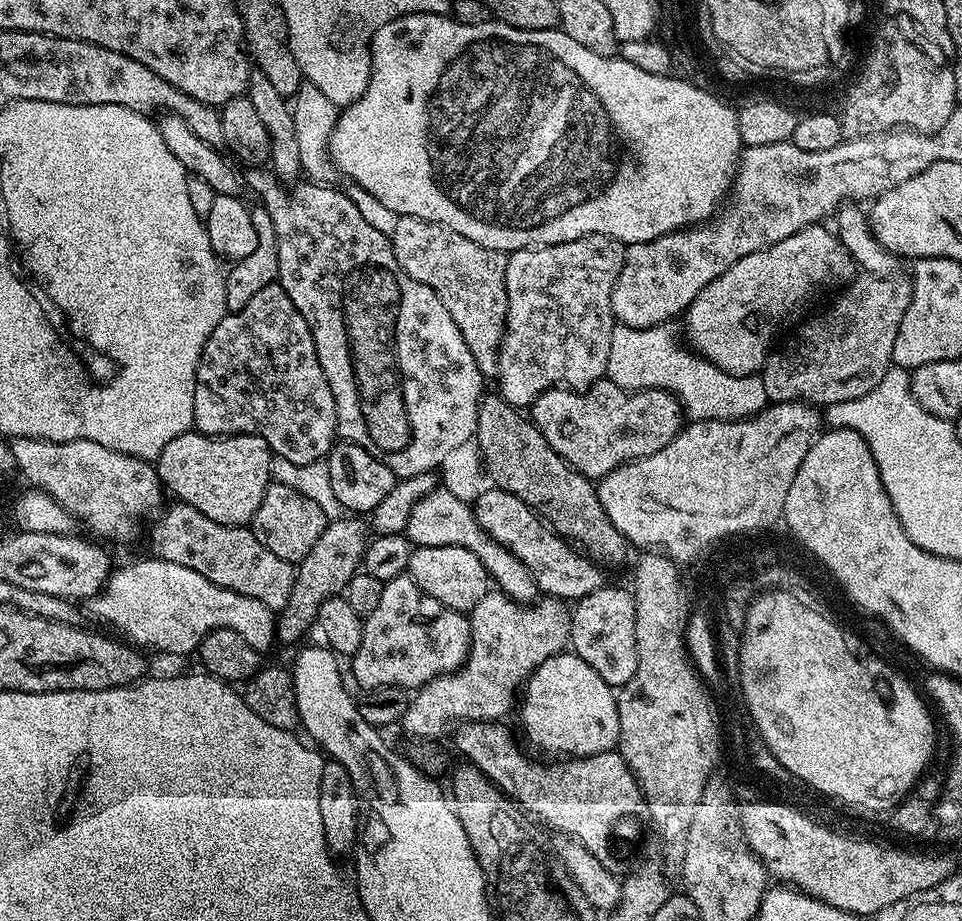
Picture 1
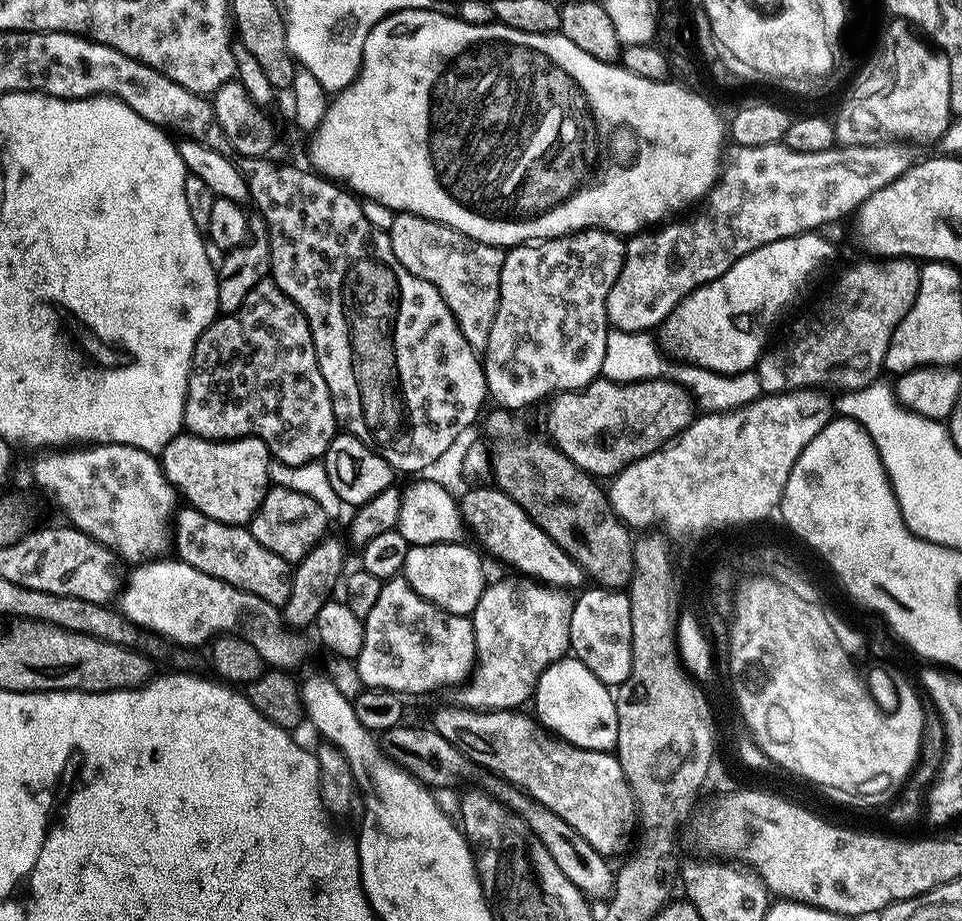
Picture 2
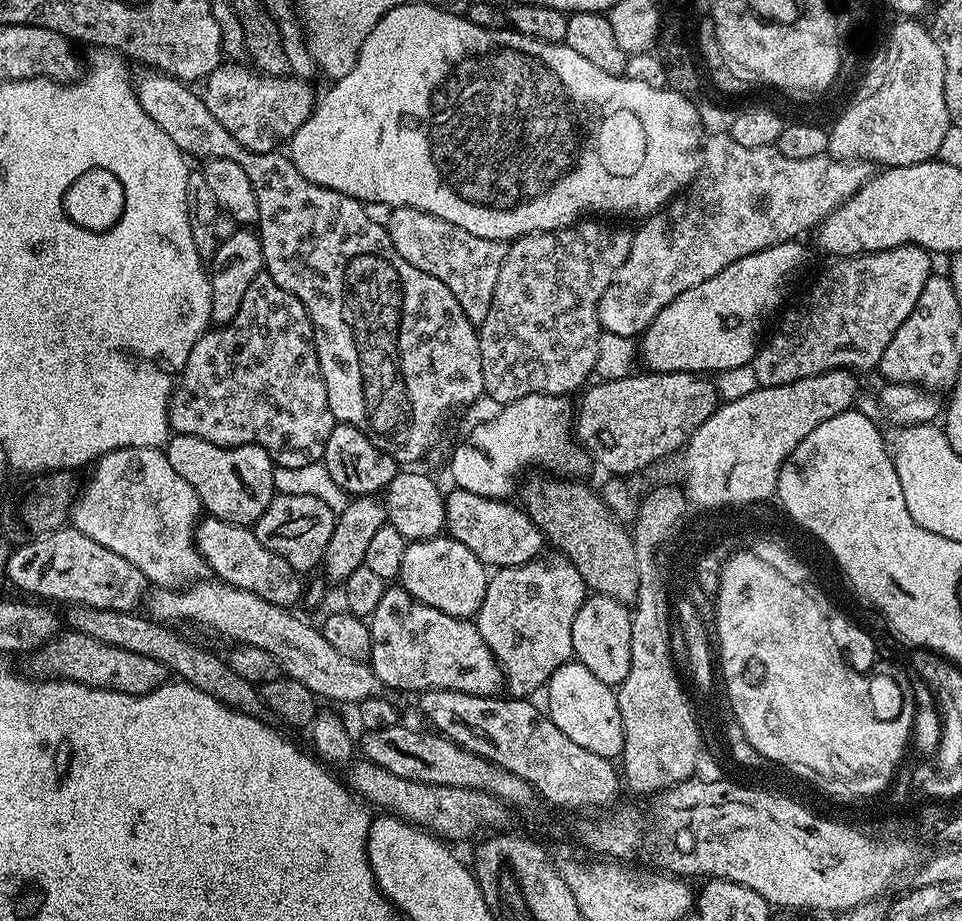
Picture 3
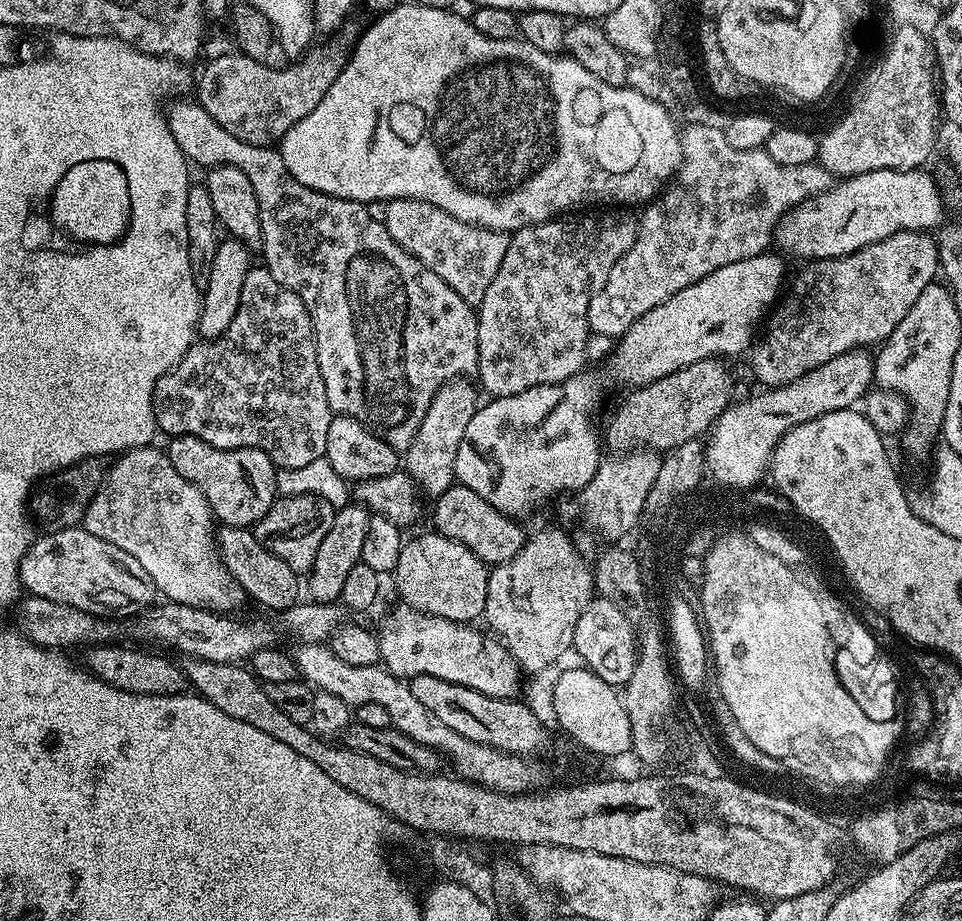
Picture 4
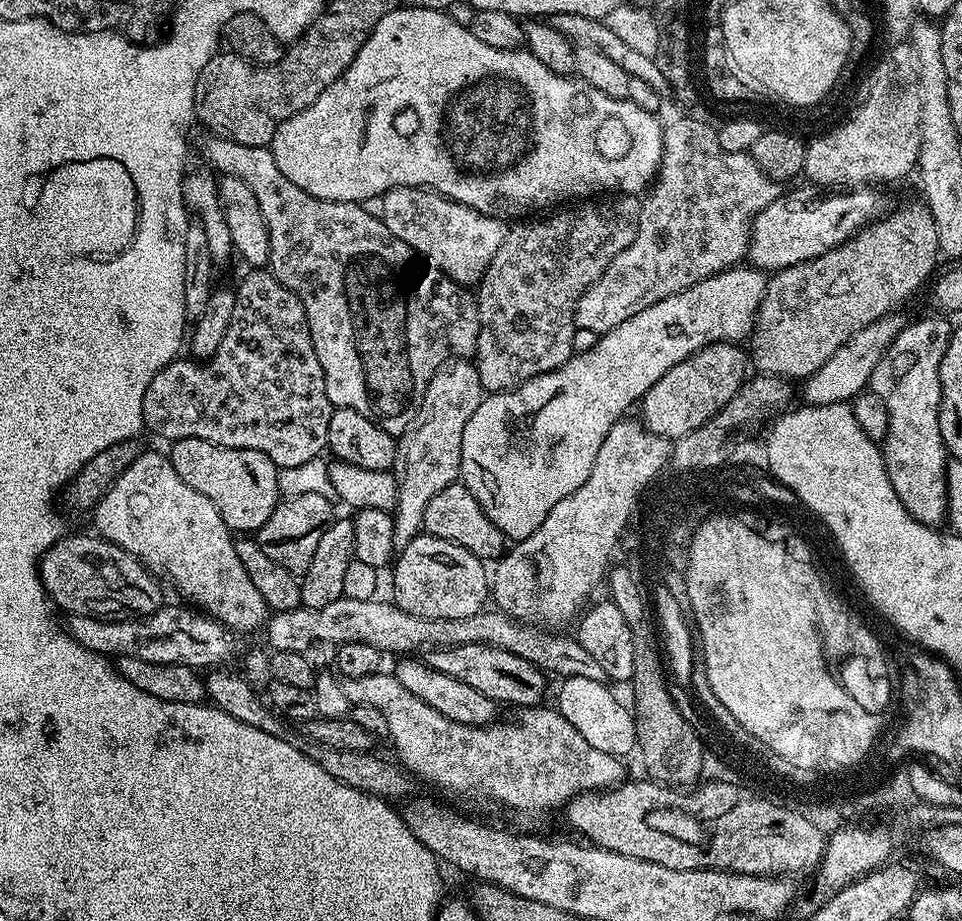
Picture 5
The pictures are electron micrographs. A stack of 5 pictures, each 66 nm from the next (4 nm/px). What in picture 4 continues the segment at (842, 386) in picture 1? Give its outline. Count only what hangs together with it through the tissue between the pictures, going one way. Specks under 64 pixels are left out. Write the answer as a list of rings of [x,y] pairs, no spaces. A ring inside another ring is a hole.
[[[899,232],[849,256],[805,263],[793,280],[791,277],[782,299],[771,309],[766,327],[751,349],[750,367],[755,379],[760,379],[764,383],[761,385],[768,388],[783,388],[802,378],[802,374],[818,370],[818,366],[830,362],[830,358],[838,354],[864,350],[872,346],[868,344],[876,346],[887,340],[898,322],[906,318],[910,306],[918,302],[918,294],[933,284],[940,272],[940,250],[937,241],[930,237],[928,232]]]

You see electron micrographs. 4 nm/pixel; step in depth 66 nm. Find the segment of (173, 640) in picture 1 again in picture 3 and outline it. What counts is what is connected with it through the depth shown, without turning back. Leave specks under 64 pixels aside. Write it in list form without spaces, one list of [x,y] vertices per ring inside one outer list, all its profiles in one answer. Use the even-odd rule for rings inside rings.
[[[204,578],[199,582],[179,588],[157,587],[153,592],[155,592],[153,596],[151,593],[146,600],[149,608],[147,611],[150,613],[151,619],[161,622],[189,620],[192,624],[201,624],[202,627],[209,628],[212,632],[221,632],[222,635],[229,636],[232,642],[258,646],[280,663],[283,675],[290,677],[291,680],[302,682],[302,686],[306,686],[317,698],[324,699],[325,696],[328,700],[337,700],[340,704],[355,706],[361,700],[381,695],[382,685],[380,679],[374,674],[371,663],[346,658],[346,654],[338,654],[338,650],[334,650],[334,646],[330,646],[330,642],[326,642],[324,633],[319,627],[311,628],[306,621],[299,620],[295,616],[295,611],[274,606],[270,602],[266,602],[266,598],[258,598],[258,594],[250,594],[250,590],[235,588],[215,578]]]

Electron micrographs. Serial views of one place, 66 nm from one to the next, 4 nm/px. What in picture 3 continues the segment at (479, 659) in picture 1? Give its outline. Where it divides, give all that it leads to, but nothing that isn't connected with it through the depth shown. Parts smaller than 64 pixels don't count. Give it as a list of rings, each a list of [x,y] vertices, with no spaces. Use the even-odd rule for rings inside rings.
[[[552,554],[549,560],[537,558],[528,564],[519,564],[513,568],[502,568],[491,573],[488,589],[482,598],[480,611],[474,617],[476,629],[482,634],[486,646],[500,663],[504,671],[506,692],[512,698],[528,698],[547,685],[548,679],[563,664],[573,659],[572,627],[574,614],[584,605],[586,585],[582,574],[563,555]]]

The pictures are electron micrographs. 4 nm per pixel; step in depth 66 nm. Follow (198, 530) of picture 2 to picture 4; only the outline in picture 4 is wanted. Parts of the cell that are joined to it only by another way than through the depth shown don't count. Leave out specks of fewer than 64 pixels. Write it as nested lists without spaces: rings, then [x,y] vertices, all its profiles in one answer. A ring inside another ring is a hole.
[[[221,527],[218,532],[218,547],[226,570],[244,591],[245,597],[264,608],[269,608],[273,614],[284,612],[290,606],[301,603],[302,580],[278,554],[270,554],[262,542],[258,542],[255,531],[252,528],[229,528]],[[301,592],[301,596],[300,596]]]

